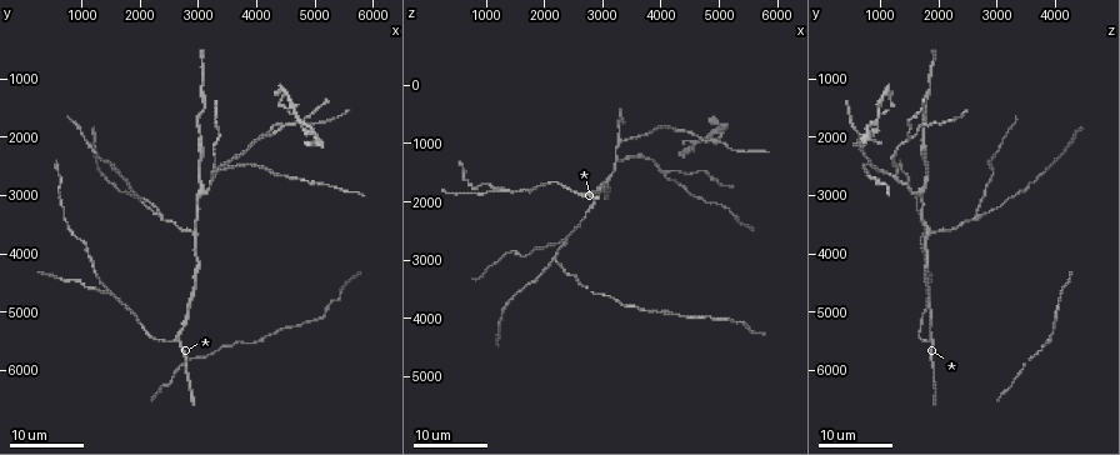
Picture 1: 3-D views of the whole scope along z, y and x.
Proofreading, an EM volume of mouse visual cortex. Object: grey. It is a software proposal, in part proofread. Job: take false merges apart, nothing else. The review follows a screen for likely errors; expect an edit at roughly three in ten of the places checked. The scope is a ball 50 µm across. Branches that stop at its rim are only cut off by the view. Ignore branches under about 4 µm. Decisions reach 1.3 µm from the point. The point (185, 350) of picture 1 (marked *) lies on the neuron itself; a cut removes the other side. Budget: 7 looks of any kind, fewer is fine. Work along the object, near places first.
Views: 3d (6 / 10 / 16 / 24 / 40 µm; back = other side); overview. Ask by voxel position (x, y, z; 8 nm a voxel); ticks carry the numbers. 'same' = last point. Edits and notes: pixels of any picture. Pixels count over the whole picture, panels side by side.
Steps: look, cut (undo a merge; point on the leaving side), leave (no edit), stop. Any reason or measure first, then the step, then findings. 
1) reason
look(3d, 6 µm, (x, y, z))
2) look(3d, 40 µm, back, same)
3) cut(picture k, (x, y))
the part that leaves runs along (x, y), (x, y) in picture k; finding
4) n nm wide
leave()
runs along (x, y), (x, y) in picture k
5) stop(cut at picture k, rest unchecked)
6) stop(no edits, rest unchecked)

branch point
look(3d, 24 µm, (2600, 5450, 1850))

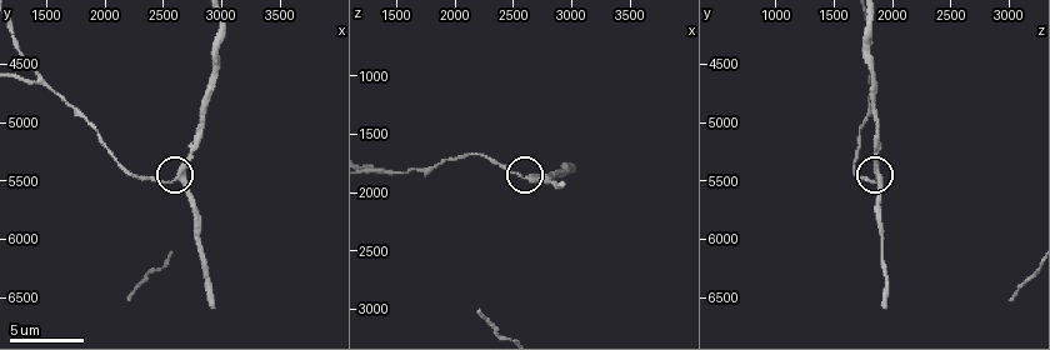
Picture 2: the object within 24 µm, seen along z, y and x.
look(3d, 6 µm, (2580, 5460, 1880))

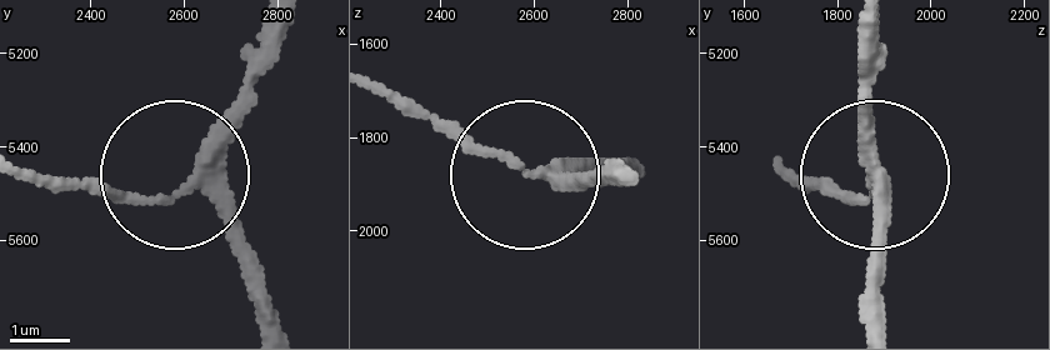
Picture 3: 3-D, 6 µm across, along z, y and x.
3 arms
leave()
all the same neuron

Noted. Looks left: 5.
side arm on a straight run
look(3d, 16 µm, (3250, 2700, 1250))

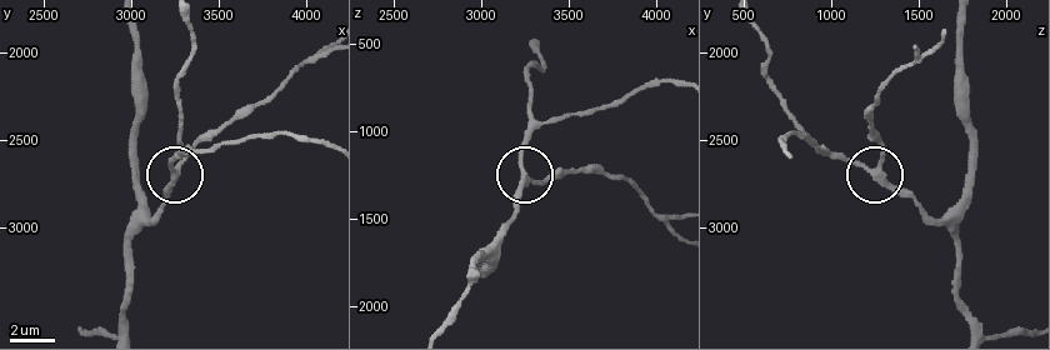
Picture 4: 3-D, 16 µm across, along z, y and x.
zoom in
look(3d, 6 µm, (3240, 2660, 1260))

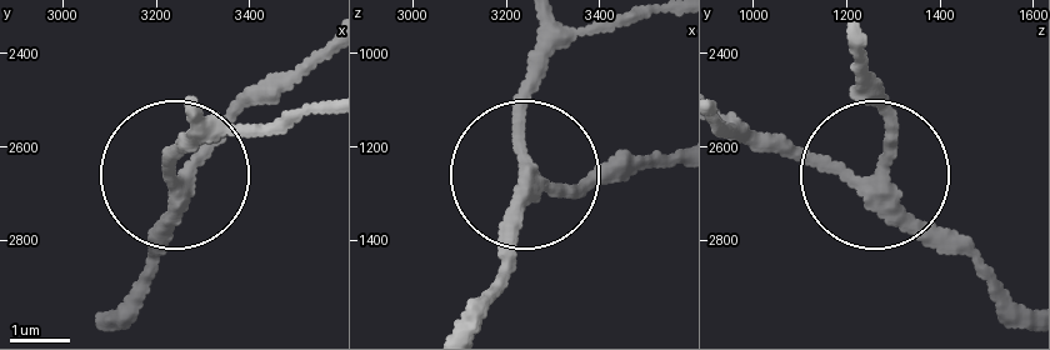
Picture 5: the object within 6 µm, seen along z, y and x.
leave()
runs along (459, 319), (503, 259), (533, 40) in picture 5; all the same neuron

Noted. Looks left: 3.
three-way junction
look(3d, 24 µm, (4050, 2050, 1550))

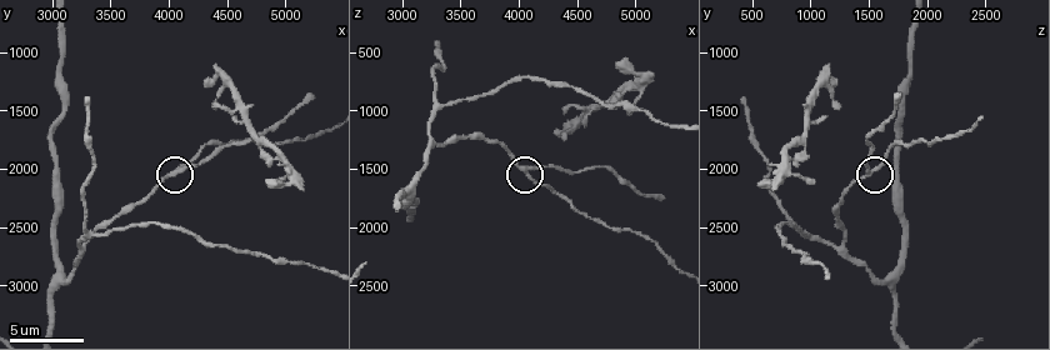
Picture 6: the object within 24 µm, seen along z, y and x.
look(3d, 10 µm, (4060, 2000, 1540))

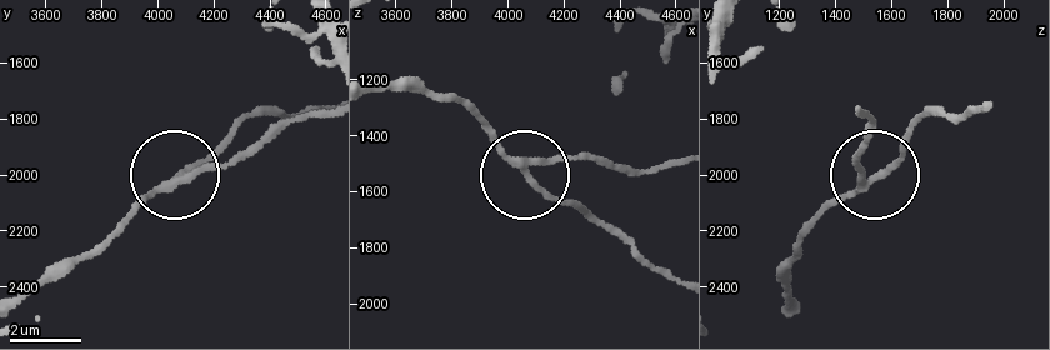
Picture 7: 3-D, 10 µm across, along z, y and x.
side arm 17 µm
leave()
runs along (21, 296), (84, 260), (165, 180), (243, 120) in picture 7; all the same neuron

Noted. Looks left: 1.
side arm on a straight run
look(3d, 10 µm, (1440, 4640, 1840))

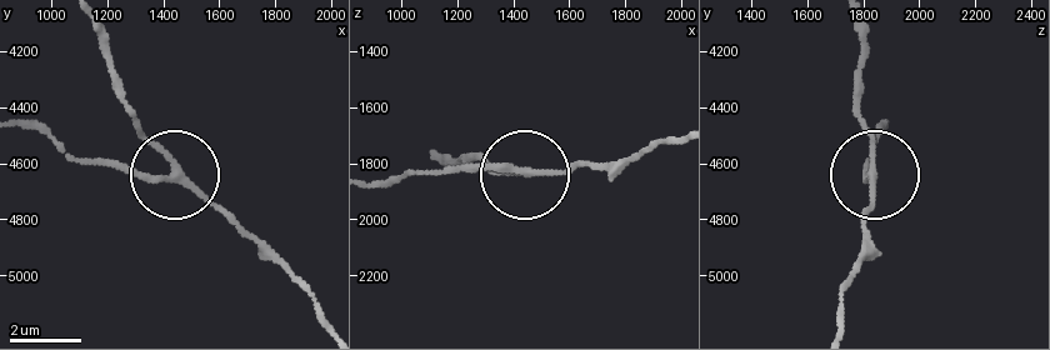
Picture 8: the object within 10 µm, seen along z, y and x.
leave()
runs along (328, 328), (316, 301), (263, 248), (173, 179), (86, 166) in picture 8; all the same neuron

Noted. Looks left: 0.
stop(no edits, rest unchecked)

